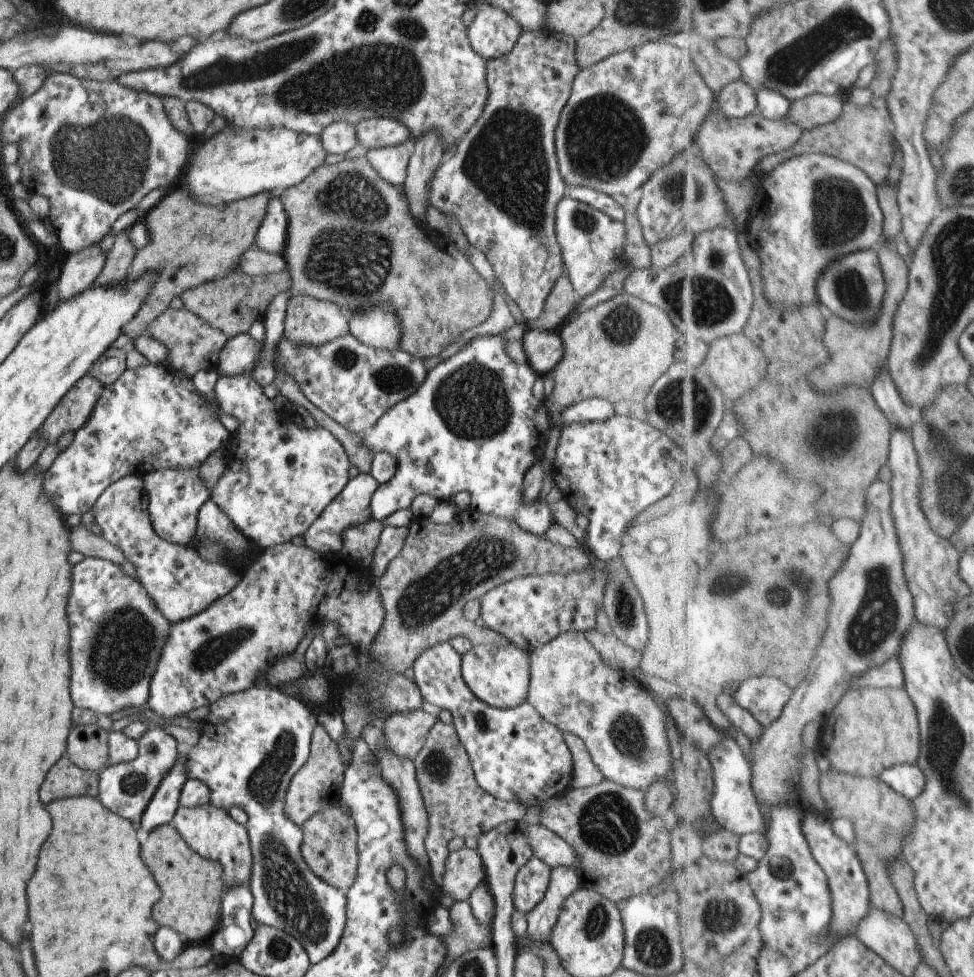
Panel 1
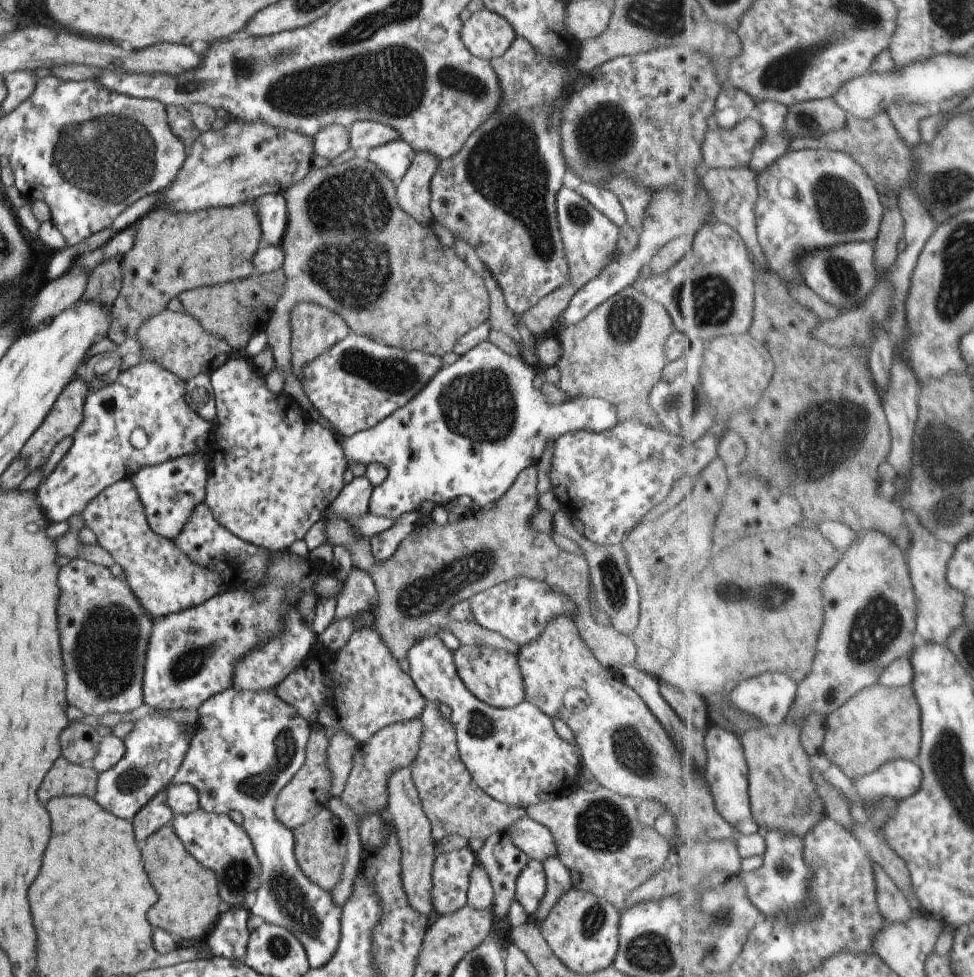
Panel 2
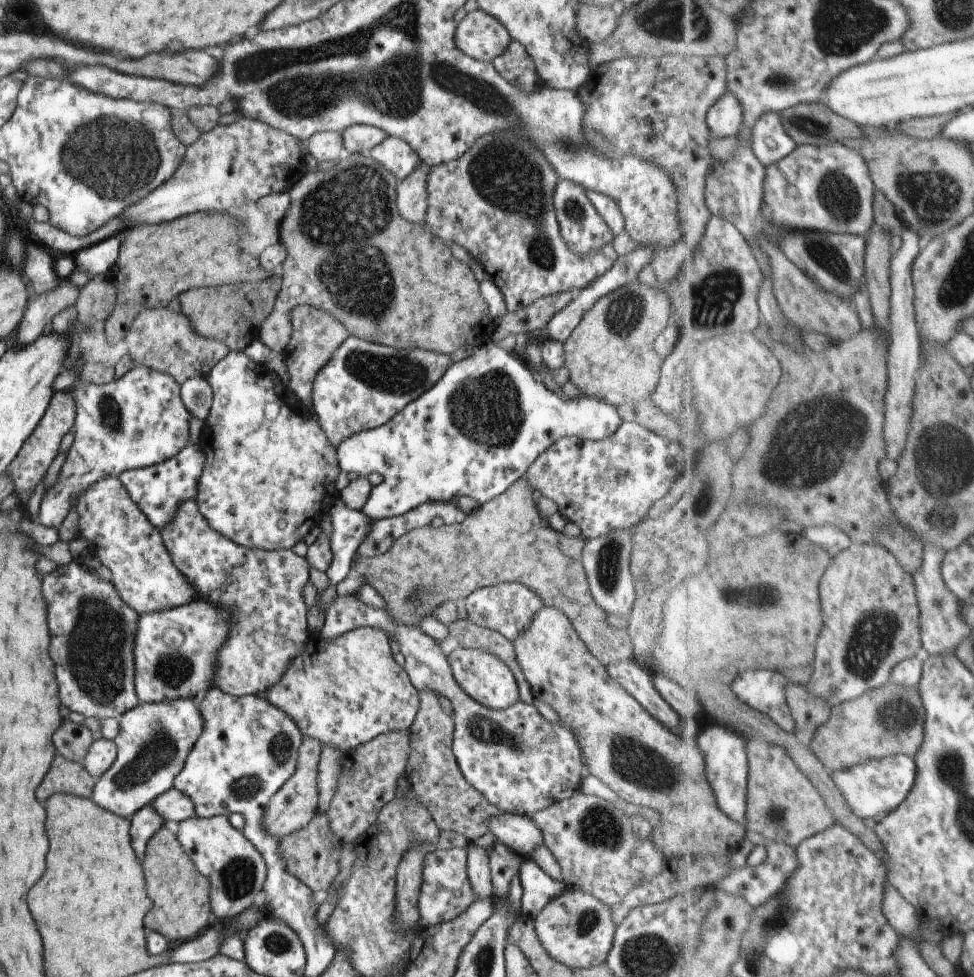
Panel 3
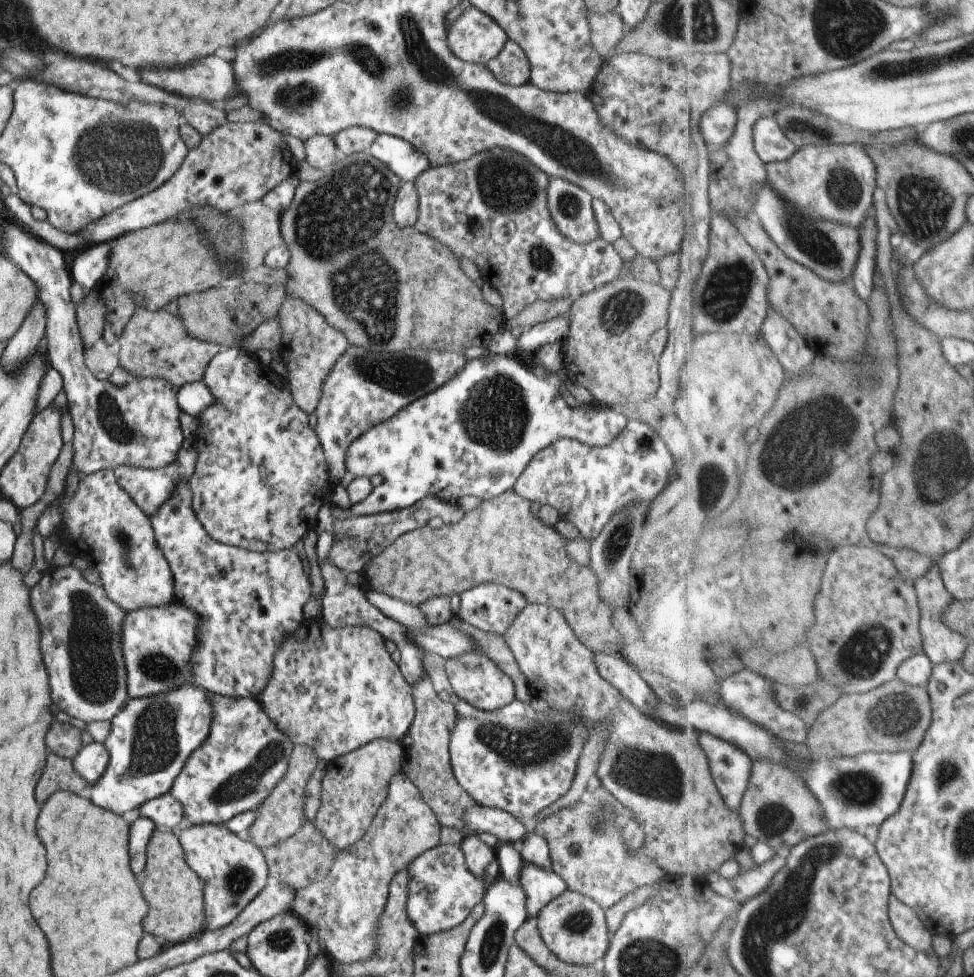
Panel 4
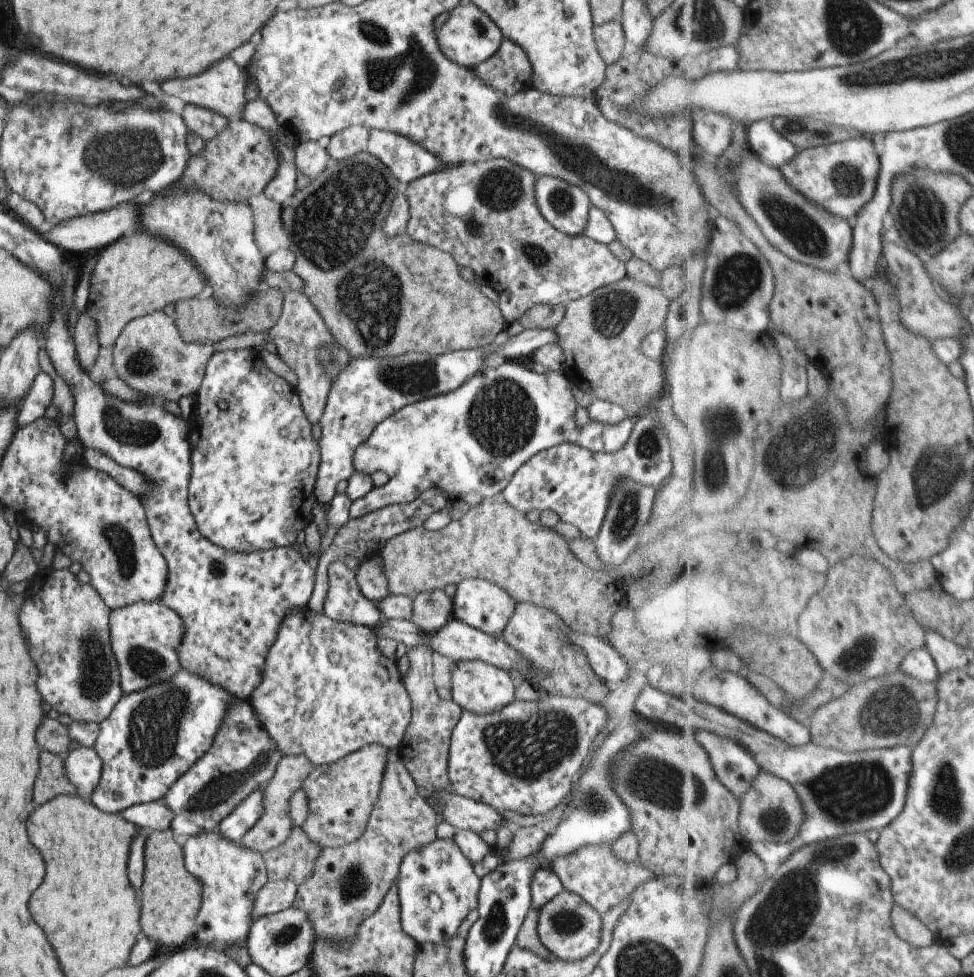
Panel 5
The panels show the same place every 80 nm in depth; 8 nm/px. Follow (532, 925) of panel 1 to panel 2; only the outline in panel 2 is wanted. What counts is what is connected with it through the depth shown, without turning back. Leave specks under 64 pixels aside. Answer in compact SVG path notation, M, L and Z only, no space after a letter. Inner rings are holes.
M549 857L541 864L546 876L546 889L537 905L537 910L532 915L527 916L527 922L535 926L539 926L539 922L548 915L559 897L572 888L569 871L559 859Z

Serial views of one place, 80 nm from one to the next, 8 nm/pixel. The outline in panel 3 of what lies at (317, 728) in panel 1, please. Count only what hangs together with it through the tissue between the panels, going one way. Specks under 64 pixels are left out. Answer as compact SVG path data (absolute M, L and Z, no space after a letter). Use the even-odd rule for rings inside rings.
M303 737L298 748L298 759L293 774L271 796L263 815L263 828L274 837L284 837L304 827L316 812L318 788L316 785L317 765L322 744L311 737Z

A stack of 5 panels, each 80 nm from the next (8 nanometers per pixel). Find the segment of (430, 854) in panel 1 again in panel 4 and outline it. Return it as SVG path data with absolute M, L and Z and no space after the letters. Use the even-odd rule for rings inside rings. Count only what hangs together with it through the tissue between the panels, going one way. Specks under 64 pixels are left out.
M427 672L415 684L410 685L414 702L414 717L400 742L404 754L401 772L418 790L423 802L431 809L440 826L455 828L464 836L471 836L472 830L464 823L464 811L477 804L476 800L459 786L453 776L448 742L456 721L455 709L451 703L444 703L437 697Z

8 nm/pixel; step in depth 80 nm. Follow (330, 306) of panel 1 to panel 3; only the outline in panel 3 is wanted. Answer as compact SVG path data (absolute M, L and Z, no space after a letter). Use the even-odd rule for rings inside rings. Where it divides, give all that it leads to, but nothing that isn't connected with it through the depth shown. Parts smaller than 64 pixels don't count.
M295 305L291 308L288 318L291 330L287 336L288 343L284 348L283 360L289 376L288 388L299 403L303 404L304 401L310 402L313 377L330 359L333 351L347 338L348 332L331 314L311 305Z

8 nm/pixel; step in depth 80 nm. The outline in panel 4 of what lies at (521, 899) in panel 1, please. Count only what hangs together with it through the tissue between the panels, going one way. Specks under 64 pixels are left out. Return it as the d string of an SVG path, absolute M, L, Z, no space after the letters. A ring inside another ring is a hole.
M523 863L519 869L518 882L526 895L524 904L527 917L535 917L552 899L565 889L565 883L552 870L548 871L531 863Z

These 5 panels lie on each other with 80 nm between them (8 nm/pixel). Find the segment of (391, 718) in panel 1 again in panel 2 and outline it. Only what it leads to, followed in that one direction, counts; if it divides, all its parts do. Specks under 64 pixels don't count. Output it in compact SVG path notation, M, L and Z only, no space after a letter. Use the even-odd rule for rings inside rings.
M415 717L411 720L388 724L380 728L375 734L372 734L364 743L359 744L358 749L354 752L353 764L351 765L346 783L339 796L354 811L357 818L357 826L358 818L363 813L370 813L371 811L379 811L381 813L385 810L387 804L386 782L388 774L395 769L409 766L418 752L421 736L422 722L419 717Z

